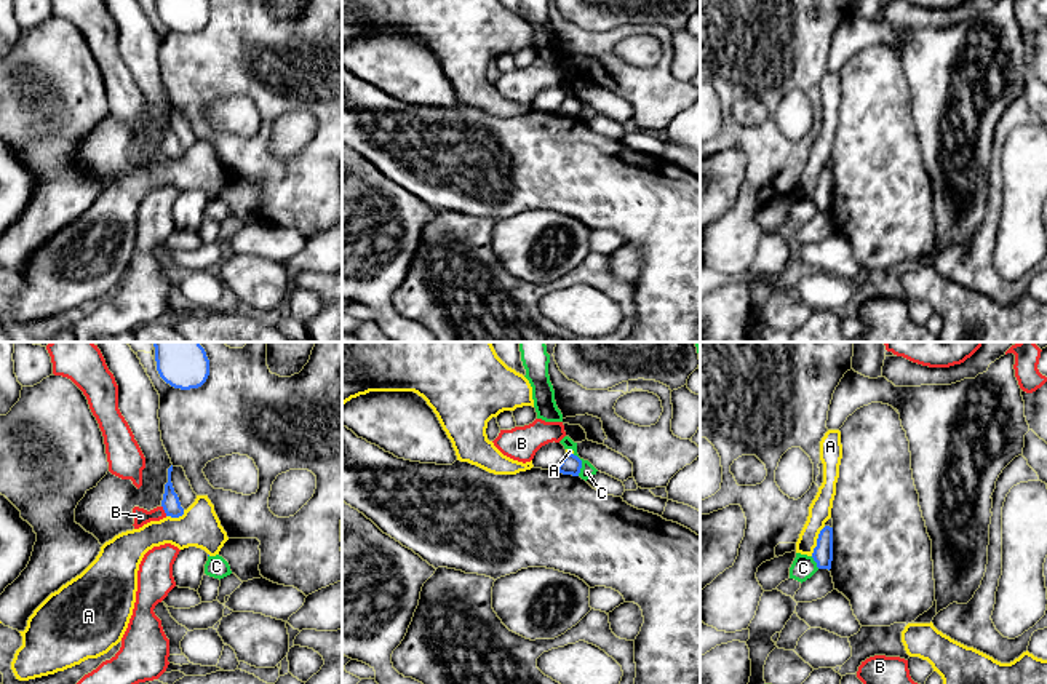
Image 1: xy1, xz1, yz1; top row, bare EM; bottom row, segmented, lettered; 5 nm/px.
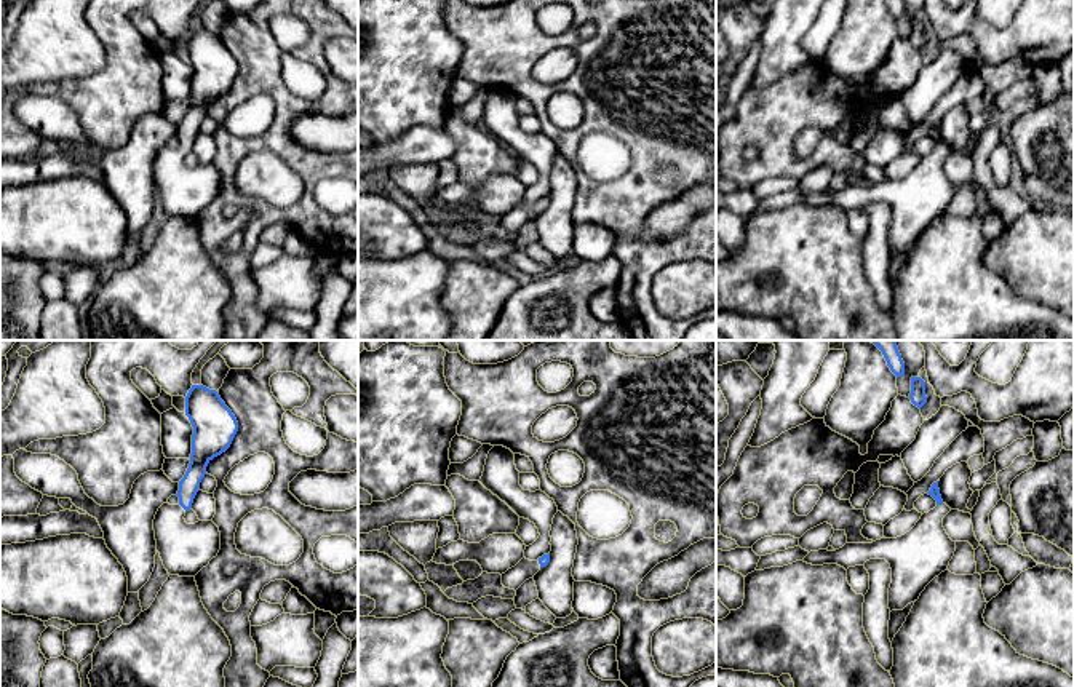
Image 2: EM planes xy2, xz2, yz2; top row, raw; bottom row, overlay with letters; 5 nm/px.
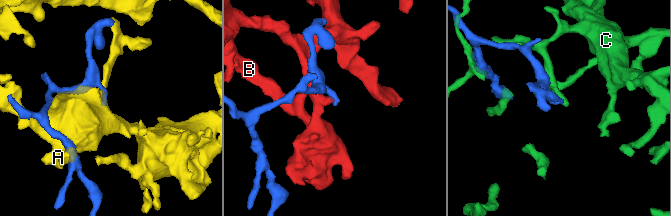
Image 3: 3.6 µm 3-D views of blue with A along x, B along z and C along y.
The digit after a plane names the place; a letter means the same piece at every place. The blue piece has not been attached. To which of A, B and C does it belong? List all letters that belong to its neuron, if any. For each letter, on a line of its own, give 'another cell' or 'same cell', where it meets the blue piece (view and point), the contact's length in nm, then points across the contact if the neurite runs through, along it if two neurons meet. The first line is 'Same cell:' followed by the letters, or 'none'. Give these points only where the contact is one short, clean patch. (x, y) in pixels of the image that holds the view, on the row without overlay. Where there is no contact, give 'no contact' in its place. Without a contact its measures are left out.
Same cell: none
A: another cell | yz1 (817, 182) | 170 nm
B: another cell | xy1 (163, 151) | 60 nm
C: another cell | xz1 (581, 106) | 120 nm

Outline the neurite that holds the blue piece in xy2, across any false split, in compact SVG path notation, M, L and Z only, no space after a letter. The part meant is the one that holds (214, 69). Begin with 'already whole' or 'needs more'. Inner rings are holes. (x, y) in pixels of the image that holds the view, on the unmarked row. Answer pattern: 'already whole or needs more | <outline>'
needs more | M192 27L189 32L185 38L185 58L193 69L190 105L184 120L179 123L179 133L176 136L179 139L179 145L169 147L166 144L158 150L153 161L153 173L157 193L160 195L168 216L179 219L195 219L203 209L209 206L213 200L217 198L221 192L221 174L213 163L187 166L184 158L185 153L192 150L193 141L200 131L200 125L206 117L208 105L230 89L238 73L238 64L232 53L221 42L219 35L203 27Z

